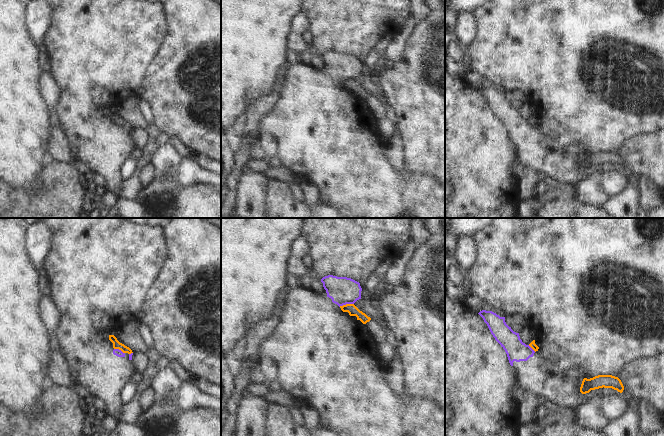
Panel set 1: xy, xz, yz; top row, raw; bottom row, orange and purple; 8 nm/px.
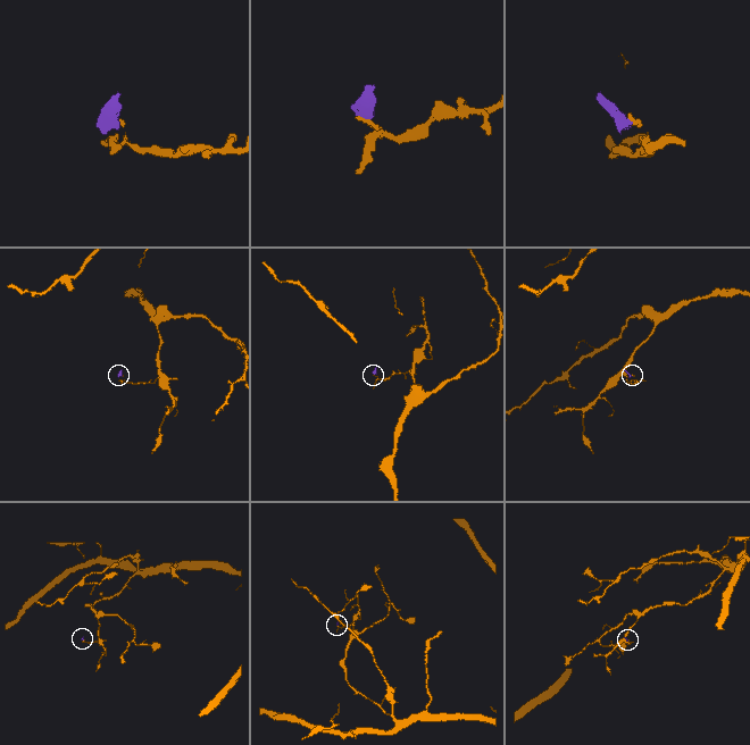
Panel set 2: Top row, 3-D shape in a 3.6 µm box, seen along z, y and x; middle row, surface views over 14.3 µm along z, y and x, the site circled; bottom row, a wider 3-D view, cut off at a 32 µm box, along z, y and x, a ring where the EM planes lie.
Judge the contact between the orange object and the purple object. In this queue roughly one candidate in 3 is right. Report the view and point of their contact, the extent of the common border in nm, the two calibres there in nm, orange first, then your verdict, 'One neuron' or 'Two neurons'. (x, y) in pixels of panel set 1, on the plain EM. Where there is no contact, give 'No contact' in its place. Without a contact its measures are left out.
Touches orange at xz (346, 80). Shared border 120 nm. Thickness 80 nm (orange) against 220 nm. Two neurons

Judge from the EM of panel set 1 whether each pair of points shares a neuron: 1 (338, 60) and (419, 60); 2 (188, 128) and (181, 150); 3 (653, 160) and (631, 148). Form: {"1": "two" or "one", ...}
{"1": "two", "2": "two", "3": "one"}

